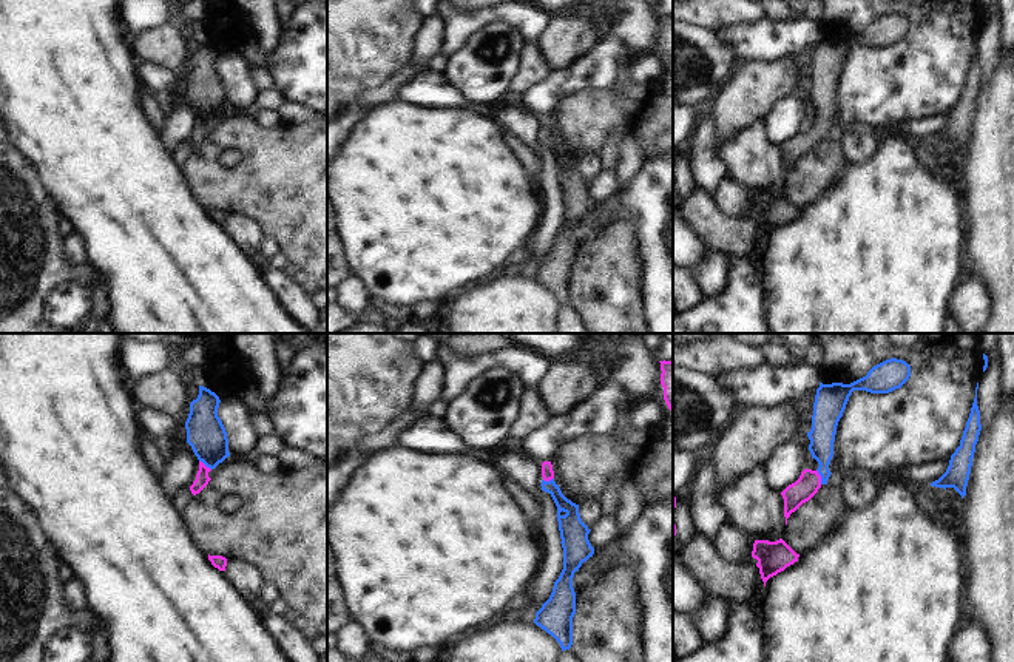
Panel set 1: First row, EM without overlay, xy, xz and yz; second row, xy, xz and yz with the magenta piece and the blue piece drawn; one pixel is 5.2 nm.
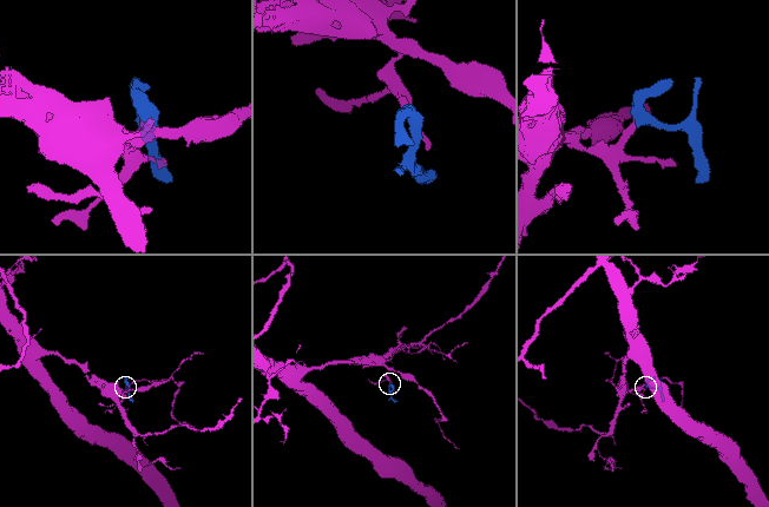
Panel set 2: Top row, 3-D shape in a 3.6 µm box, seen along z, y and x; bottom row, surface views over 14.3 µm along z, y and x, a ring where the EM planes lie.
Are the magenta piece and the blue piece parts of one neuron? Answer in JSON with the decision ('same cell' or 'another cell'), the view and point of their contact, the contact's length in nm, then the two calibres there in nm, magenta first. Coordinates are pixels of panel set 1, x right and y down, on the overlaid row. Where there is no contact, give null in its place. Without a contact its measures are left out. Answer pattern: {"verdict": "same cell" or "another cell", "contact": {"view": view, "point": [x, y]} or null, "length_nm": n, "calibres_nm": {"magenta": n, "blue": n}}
{"verdict": "same cell", "contact": {"view": "yz", "point": [820, 477]}, "length_nm": 80, "calibres_nm": {"magenta": 120, "blue": 140}}

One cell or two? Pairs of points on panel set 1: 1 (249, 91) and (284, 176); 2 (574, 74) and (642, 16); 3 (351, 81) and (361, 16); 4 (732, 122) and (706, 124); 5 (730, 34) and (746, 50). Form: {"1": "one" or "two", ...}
{"1": "two", "2": "one", "3": "one", "4": "two", "5": "one"}

